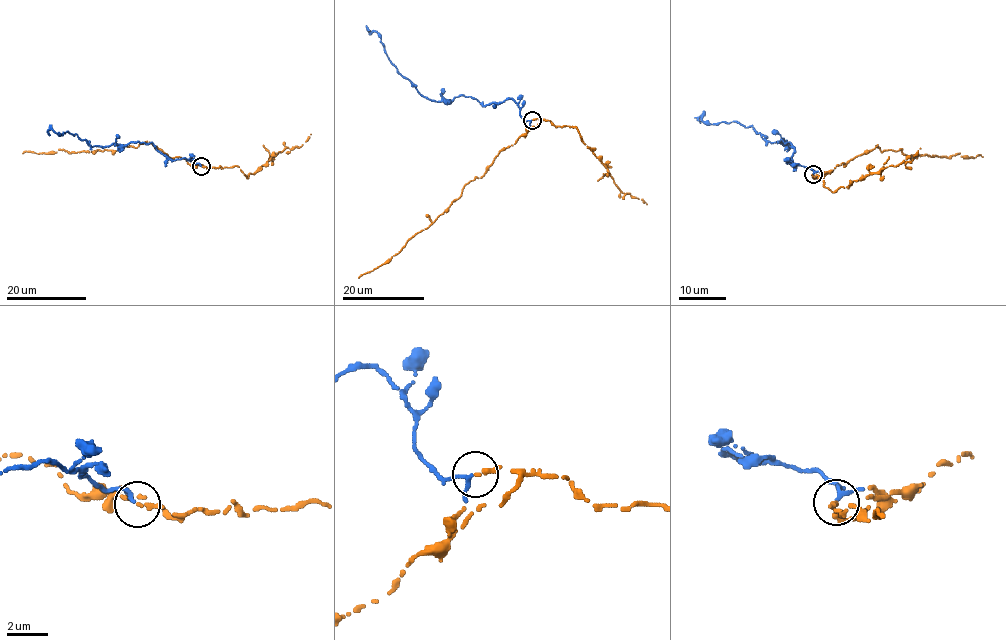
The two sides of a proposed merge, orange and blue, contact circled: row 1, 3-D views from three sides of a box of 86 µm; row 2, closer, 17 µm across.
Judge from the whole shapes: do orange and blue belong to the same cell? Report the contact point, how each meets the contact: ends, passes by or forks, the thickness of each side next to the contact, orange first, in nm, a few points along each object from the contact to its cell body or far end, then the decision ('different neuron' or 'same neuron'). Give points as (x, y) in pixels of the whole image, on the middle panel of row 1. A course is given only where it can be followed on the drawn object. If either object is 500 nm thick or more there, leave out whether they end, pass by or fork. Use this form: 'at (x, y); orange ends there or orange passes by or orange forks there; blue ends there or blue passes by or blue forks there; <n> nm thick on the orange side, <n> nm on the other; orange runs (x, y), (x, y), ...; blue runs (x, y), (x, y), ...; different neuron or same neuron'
at (532, 120); orange ends there; blue passes by; 240 nm thick on the orange side, 200 nm on the other; orange runs (531, 120), (541, 122), (501, 150), (484, 174), (468, 182), (457, 199), (411, 237), (398, 253), (359, 277); blue runs (531, 120), (511, 98), (483, 105), (462, 95), (437, 102), (422, 96), (369, 30); same neuron

